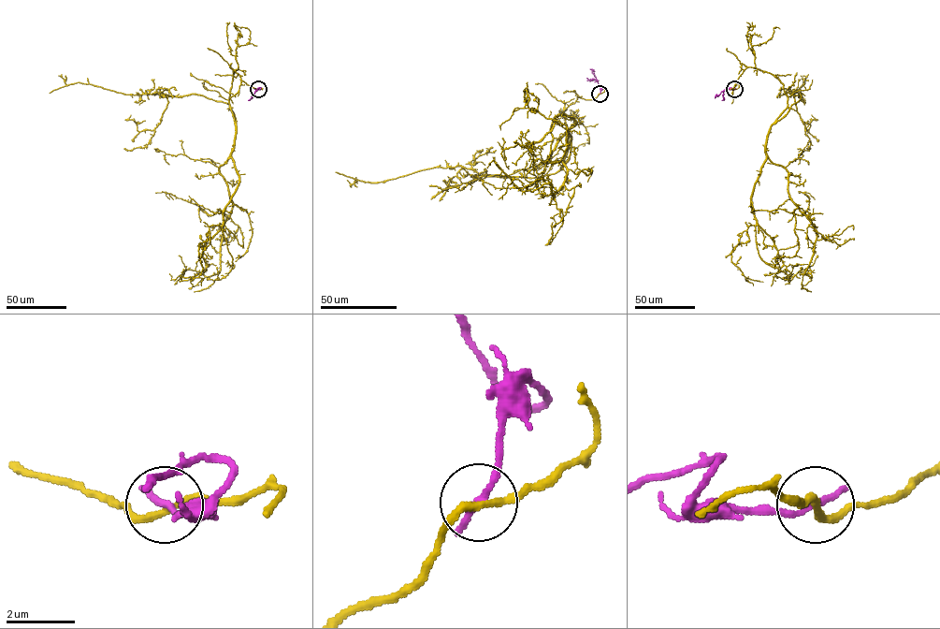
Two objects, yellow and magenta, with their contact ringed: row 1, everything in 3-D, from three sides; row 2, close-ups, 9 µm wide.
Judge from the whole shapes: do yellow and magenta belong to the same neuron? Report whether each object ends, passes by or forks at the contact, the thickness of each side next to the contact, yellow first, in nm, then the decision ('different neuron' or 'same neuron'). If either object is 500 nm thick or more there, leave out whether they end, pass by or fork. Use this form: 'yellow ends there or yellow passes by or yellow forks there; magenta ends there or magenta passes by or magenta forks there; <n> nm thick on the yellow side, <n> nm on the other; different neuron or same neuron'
yellow passes by; magenta ends there; 190 nm thick on the yellow side, 240 nm on the other; different neuron

